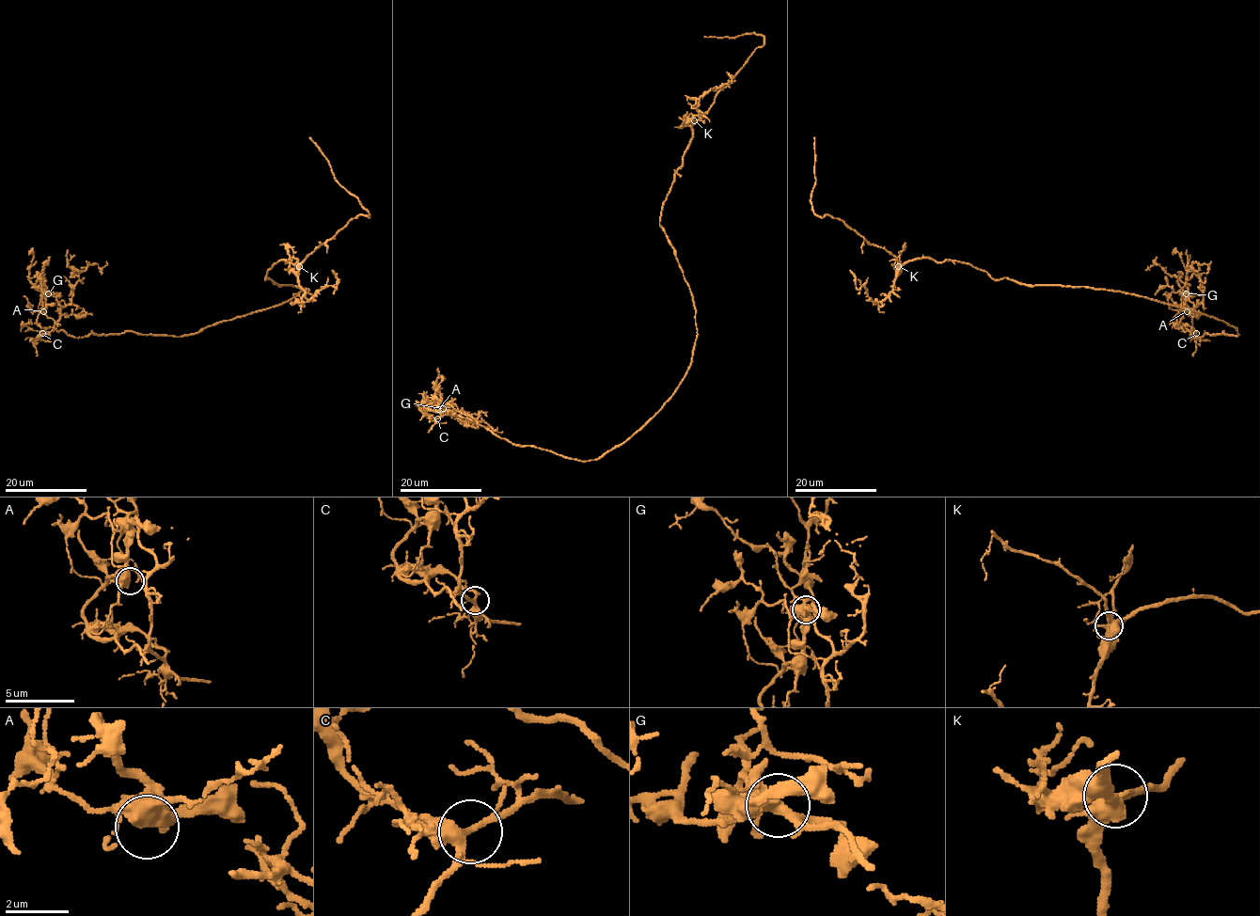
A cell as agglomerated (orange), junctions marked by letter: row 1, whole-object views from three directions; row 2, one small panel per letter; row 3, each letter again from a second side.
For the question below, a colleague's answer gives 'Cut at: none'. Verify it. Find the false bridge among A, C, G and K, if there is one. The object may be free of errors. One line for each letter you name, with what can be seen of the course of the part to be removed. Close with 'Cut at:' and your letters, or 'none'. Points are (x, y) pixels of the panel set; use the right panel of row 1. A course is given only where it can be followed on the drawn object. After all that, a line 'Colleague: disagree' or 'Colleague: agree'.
G: foreign part runs (1187, 293), (1194, 306), (1203, 300), (1197, 272), (1200, 265), (1205, 264), (1208, 268), (1211, 260)
Cut at: G
Colleague: disagree

